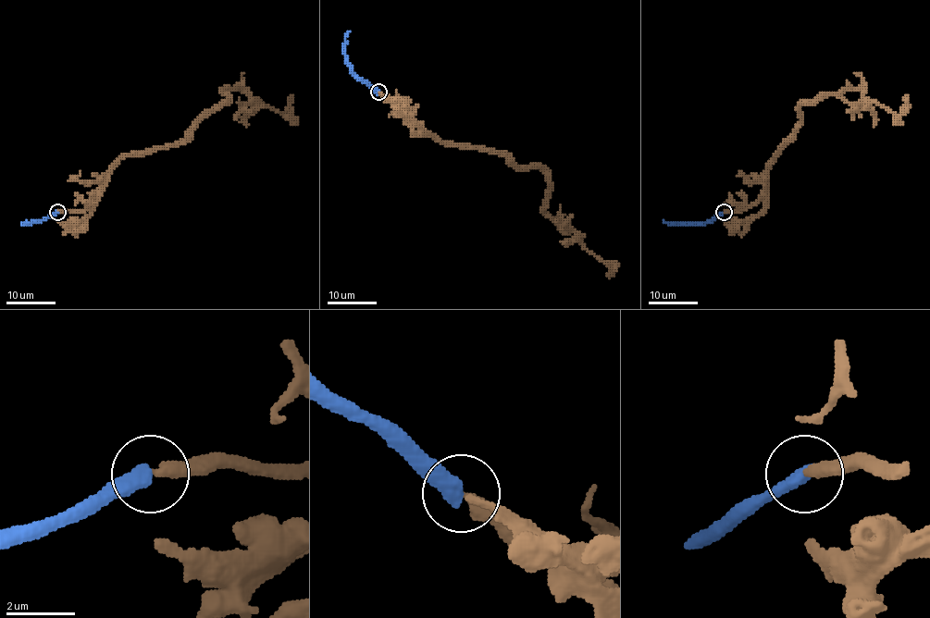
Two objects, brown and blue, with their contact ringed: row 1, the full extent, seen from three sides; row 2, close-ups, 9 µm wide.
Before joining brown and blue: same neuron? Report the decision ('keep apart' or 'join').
join

